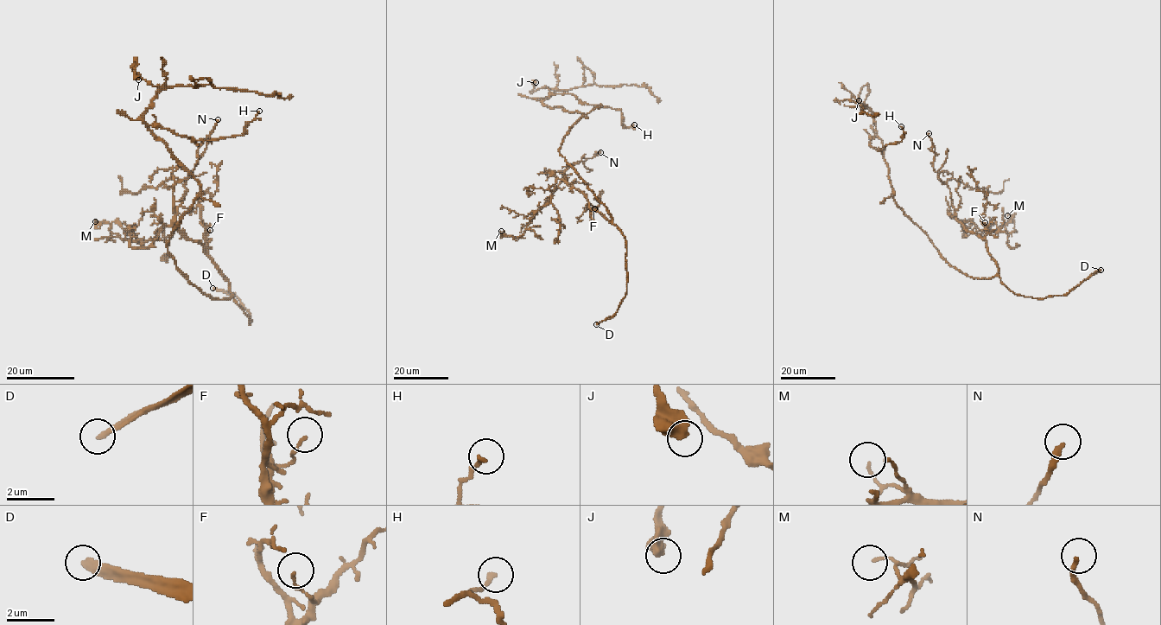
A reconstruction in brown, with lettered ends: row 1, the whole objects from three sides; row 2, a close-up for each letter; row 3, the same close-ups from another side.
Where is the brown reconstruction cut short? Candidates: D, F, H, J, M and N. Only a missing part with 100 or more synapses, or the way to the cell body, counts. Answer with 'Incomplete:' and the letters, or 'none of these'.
Incomplete: D

